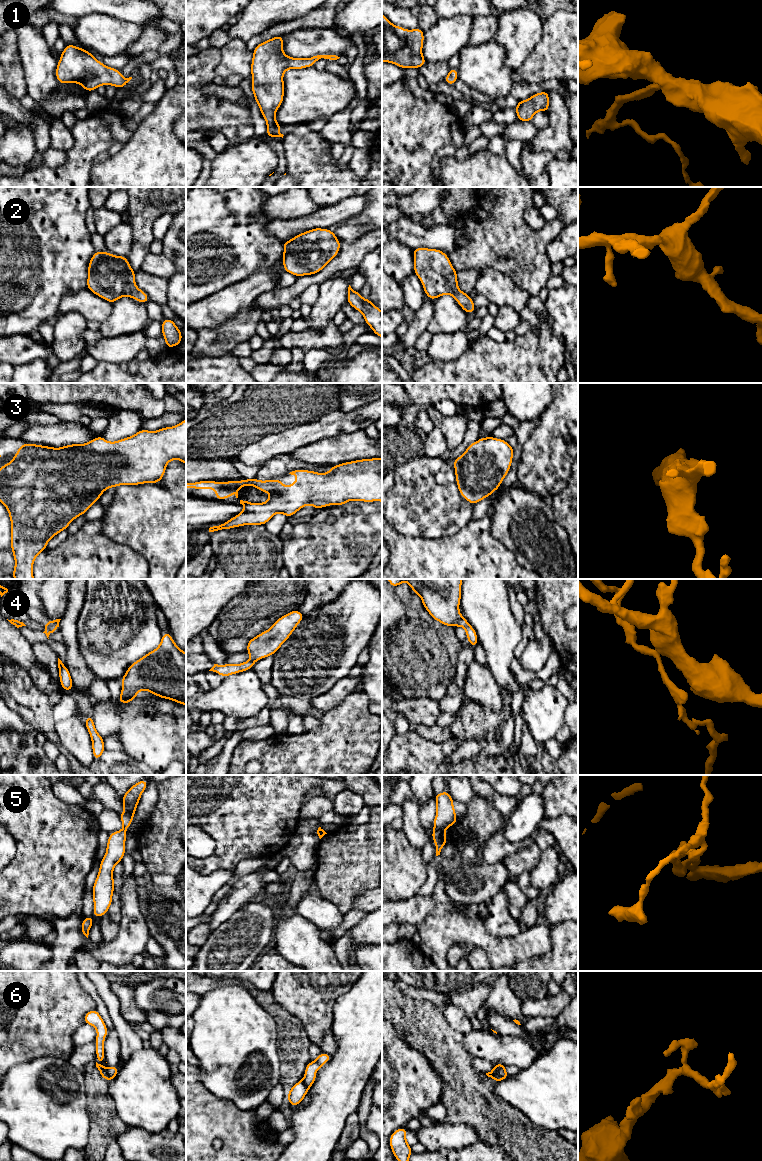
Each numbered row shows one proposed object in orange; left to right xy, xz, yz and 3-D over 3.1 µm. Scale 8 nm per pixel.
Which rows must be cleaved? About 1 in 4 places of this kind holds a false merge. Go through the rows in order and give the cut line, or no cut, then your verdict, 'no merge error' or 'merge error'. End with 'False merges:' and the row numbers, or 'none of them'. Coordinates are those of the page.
1: cut none; no merge error
2: cut none; no merge error
3: cut none; no merge error
4: cut xy (45, 624), (51, 630), (57, 628); merge error
5: cut yz (434, 828), (443, 831); merge error
6: cut xy (107, 1068), (110, 1080); merge error
False merges: 4, 5, 6

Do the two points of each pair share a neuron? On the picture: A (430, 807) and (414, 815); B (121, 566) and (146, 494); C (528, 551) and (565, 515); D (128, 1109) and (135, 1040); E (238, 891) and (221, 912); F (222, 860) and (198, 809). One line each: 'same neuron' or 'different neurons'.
A: different neurons
B: different neurons
C: different neurons
D: different neurons
E: same neuron
F: same neuron

